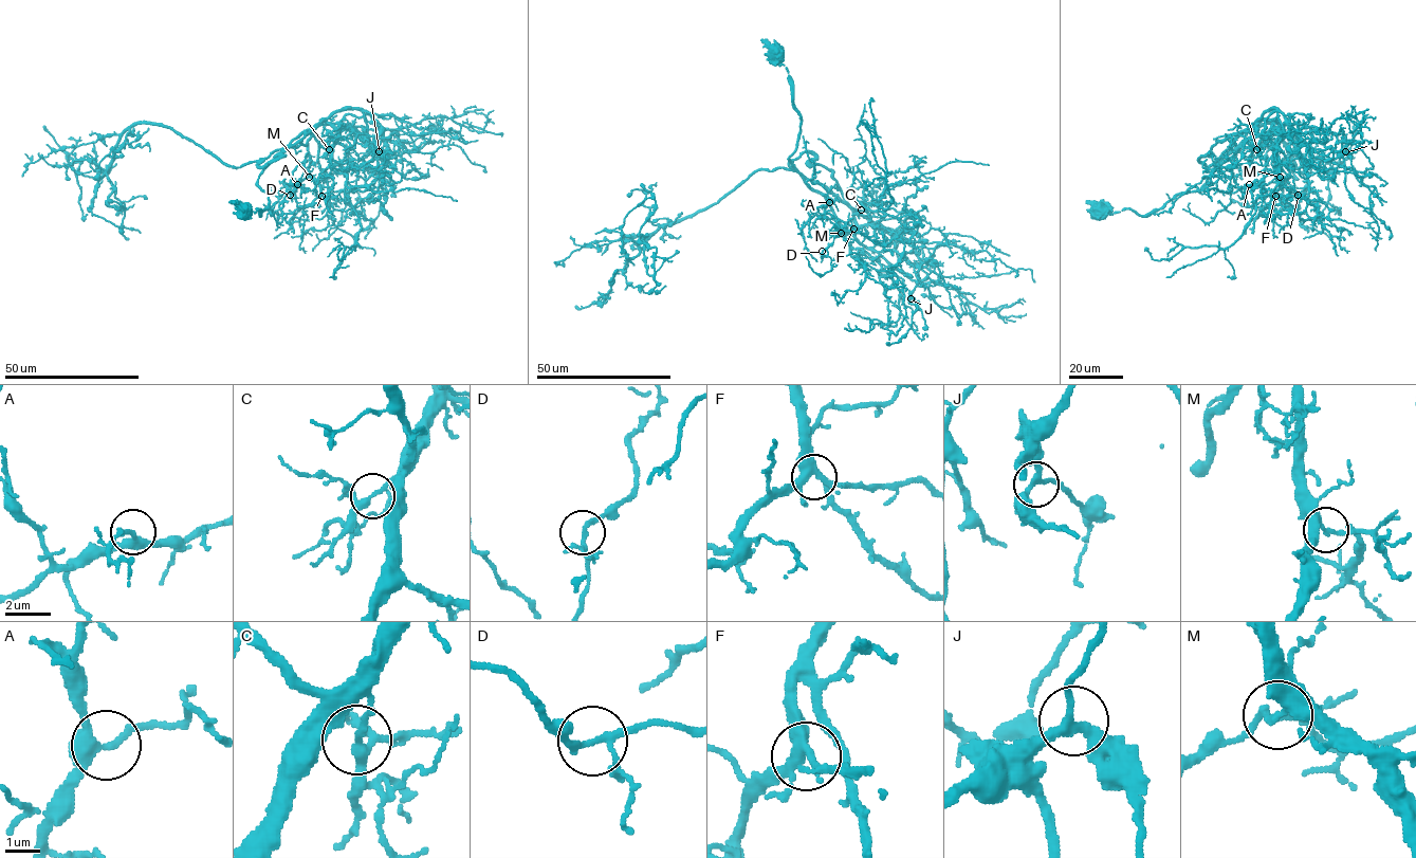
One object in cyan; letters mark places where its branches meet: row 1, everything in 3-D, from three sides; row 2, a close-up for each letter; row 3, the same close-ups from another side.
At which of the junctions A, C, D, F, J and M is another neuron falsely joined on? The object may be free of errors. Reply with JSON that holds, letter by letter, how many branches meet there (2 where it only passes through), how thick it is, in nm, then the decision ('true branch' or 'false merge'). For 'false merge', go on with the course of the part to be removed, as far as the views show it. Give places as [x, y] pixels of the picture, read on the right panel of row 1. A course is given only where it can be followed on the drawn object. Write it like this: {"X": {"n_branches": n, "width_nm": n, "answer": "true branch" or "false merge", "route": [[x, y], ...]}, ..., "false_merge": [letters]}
{"A": {"n_branches": 3, "width_nm": 240, "answer": "true branch"}, "C": {"n_branches": 3, "width_nm": 220, "answer": "true branch"}, "D": {"n_branches": 3, "width_nm": 160, "answer": "true branch"}, "F": {"n_branches": 3, "width_nm": 320, "answer": "true branch"}, "J": {"n_branches": 3, "width_nm": 260, "answer": "true branch"}, "M": {"n_branches": 3, "width_nm": 260, "answer": "true branch"}, "false_merge": []}

